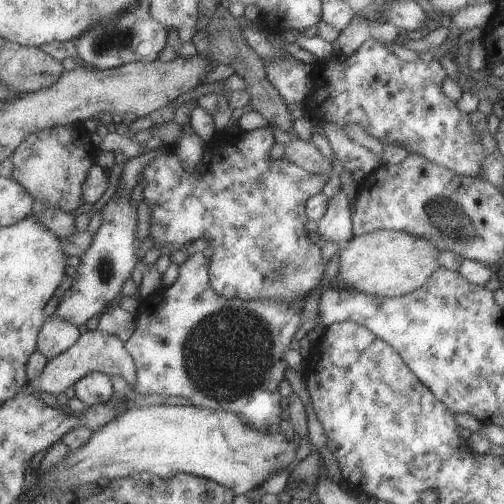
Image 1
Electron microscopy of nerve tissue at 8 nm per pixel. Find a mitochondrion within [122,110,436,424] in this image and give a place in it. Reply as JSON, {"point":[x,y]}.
{"point":[226,355]}

